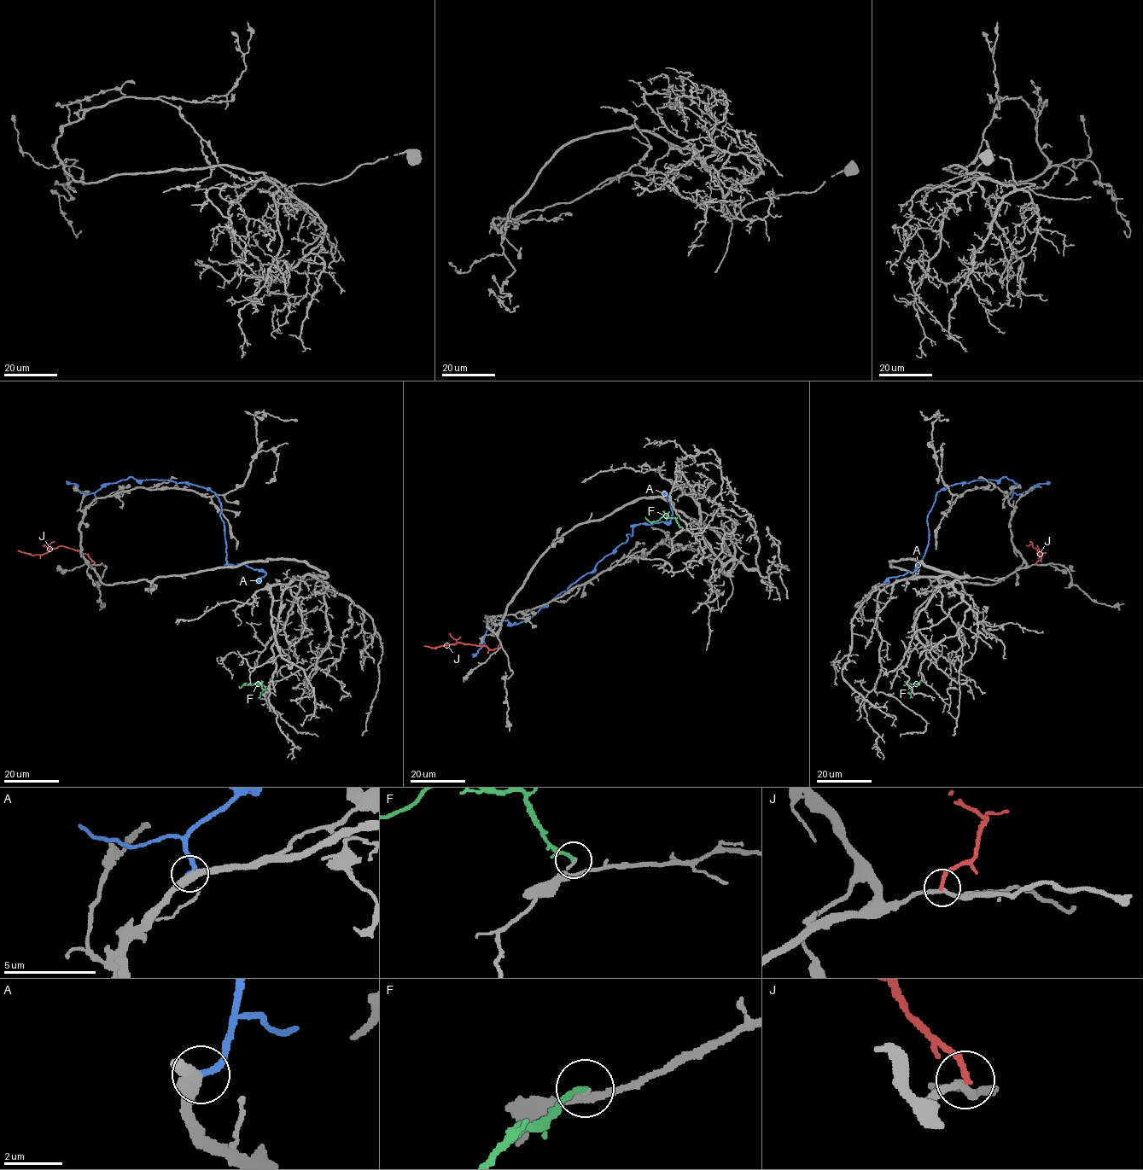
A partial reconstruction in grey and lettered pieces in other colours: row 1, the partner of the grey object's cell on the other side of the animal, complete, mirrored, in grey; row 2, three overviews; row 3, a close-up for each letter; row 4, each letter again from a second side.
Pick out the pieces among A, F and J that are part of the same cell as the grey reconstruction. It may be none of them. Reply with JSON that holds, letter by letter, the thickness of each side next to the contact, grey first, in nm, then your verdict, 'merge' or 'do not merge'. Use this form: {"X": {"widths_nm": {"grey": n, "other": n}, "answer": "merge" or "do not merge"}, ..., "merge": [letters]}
{"A": {"widths_nm": {"grey": 420, "other": 240}, "answer": "do not merge"}, "F": {"widths_nm": {"grey": 140, "other": 170}, "answer": "do not merge"}, "J": {"widths_nm": {"grey": 240, "other": 200}, "answer": "do not merge"}, "merge": []}

